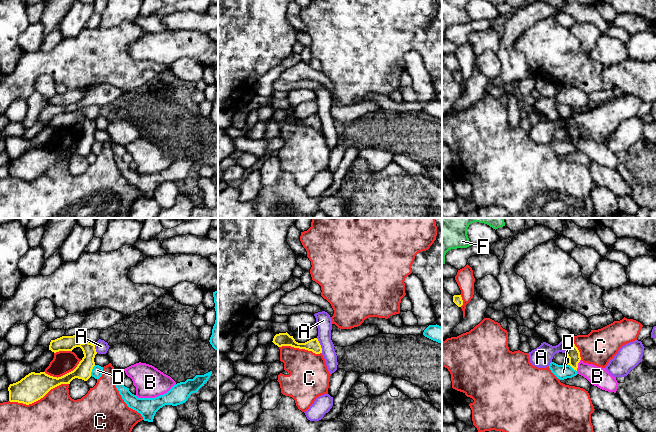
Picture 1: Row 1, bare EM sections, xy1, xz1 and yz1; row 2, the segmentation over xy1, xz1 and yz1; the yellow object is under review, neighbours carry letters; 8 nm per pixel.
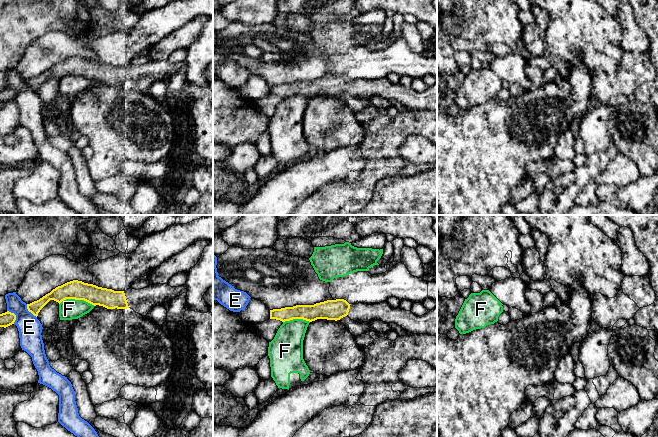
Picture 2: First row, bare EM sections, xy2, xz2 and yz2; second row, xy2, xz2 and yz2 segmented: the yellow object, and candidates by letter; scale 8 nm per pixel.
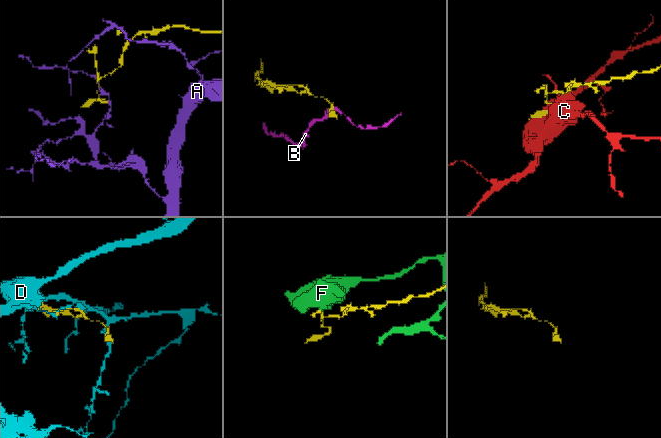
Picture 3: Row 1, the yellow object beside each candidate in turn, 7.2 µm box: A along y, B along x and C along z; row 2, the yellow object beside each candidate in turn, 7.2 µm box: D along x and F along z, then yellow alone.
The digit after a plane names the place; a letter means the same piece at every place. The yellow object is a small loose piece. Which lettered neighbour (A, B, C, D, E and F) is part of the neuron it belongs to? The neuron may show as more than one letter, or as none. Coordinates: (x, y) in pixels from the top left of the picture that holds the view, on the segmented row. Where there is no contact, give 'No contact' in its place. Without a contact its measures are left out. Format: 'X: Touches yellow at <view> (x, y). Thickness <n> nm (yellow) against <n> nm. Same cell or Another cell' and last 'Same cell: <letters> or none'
A: Touches yellow at xz1 (320, 345). Thickness 100 nm (yellow) against 130 nm. Another cell
B: Touches yellow at yz1 (577, 365). Thickness 110 nm (yellow) against 160 nm. Another cell
C: Touches yellow at xy1 (38, 399). Thickness 220 nm (yellow) against 320 nm. Another cell
D: Touches yellow at xy1 (91, 370). Thickness 130 nm (yellow) against 90 nm. Another cell
E: Touches yellow at xy2 (15, 315). Thickness 110 nm (yellow) against 190 nm. Another cell
F: Touches yellow at xy2 (77, 299). Thickness 160 nm (yellow) against 170 nm. Another cell
Same cell: none

